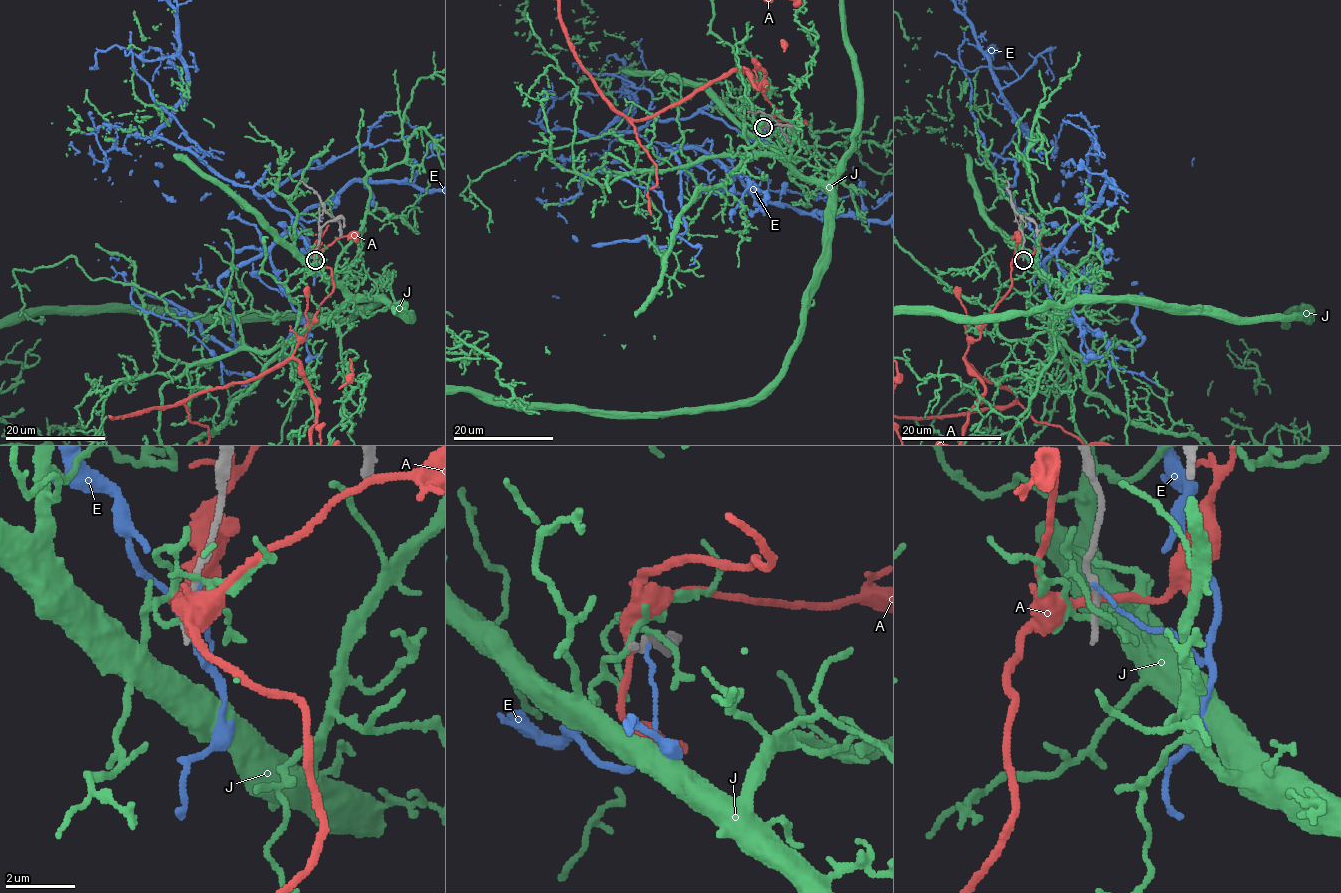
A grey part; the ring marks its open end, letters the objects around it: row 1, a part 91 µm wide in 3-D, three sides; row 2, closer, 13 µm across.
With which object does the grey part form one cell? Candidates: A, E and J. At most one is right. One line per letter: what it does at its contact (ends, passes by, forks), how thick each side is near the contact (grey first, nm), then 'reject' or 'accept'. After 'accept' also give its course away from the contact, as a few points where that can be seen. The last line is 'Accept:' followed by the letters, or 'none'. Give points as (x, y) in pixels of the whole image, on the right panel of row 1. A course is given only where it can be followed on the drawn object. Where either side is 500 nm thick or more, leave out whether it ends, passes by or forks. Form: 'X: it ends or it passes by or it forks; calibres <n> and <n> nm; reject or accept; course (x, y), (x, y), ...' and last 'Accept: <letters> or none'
A: it passes by; calibres 240 and 240 nm; reject
E: it ends; calibres 170 and 110 nm; reject
J: it forks; calibres 220 and 130 nm; reject
Accept: none

